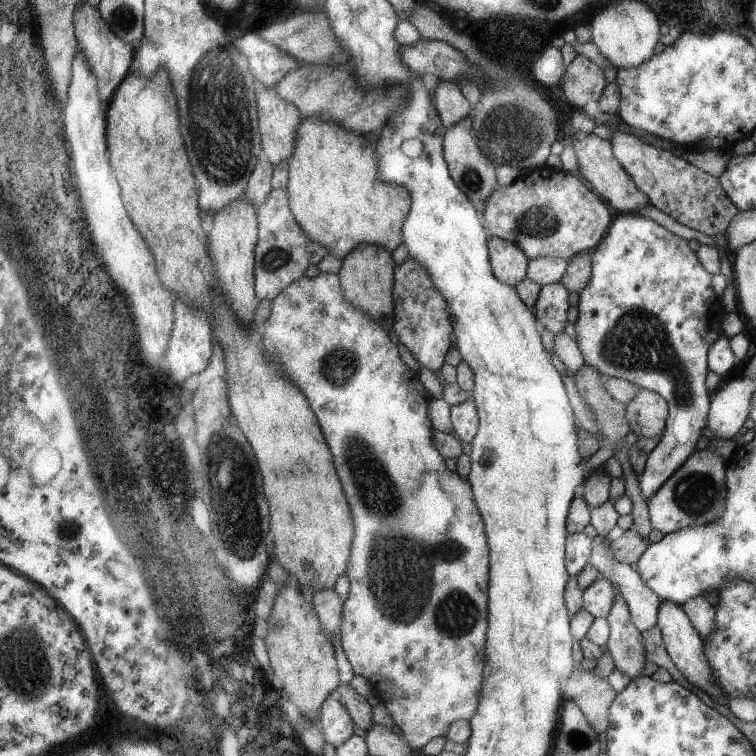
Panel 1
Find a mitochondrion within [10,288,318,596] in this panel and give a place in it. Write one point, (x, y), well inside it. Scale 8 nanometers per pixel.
(234, 489)

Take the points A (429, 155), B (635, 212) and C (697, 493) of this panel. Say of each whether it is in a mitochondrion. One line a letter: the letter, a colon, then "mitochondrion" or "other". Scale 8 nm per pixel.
A: other
B: other
C: mitochondrion

